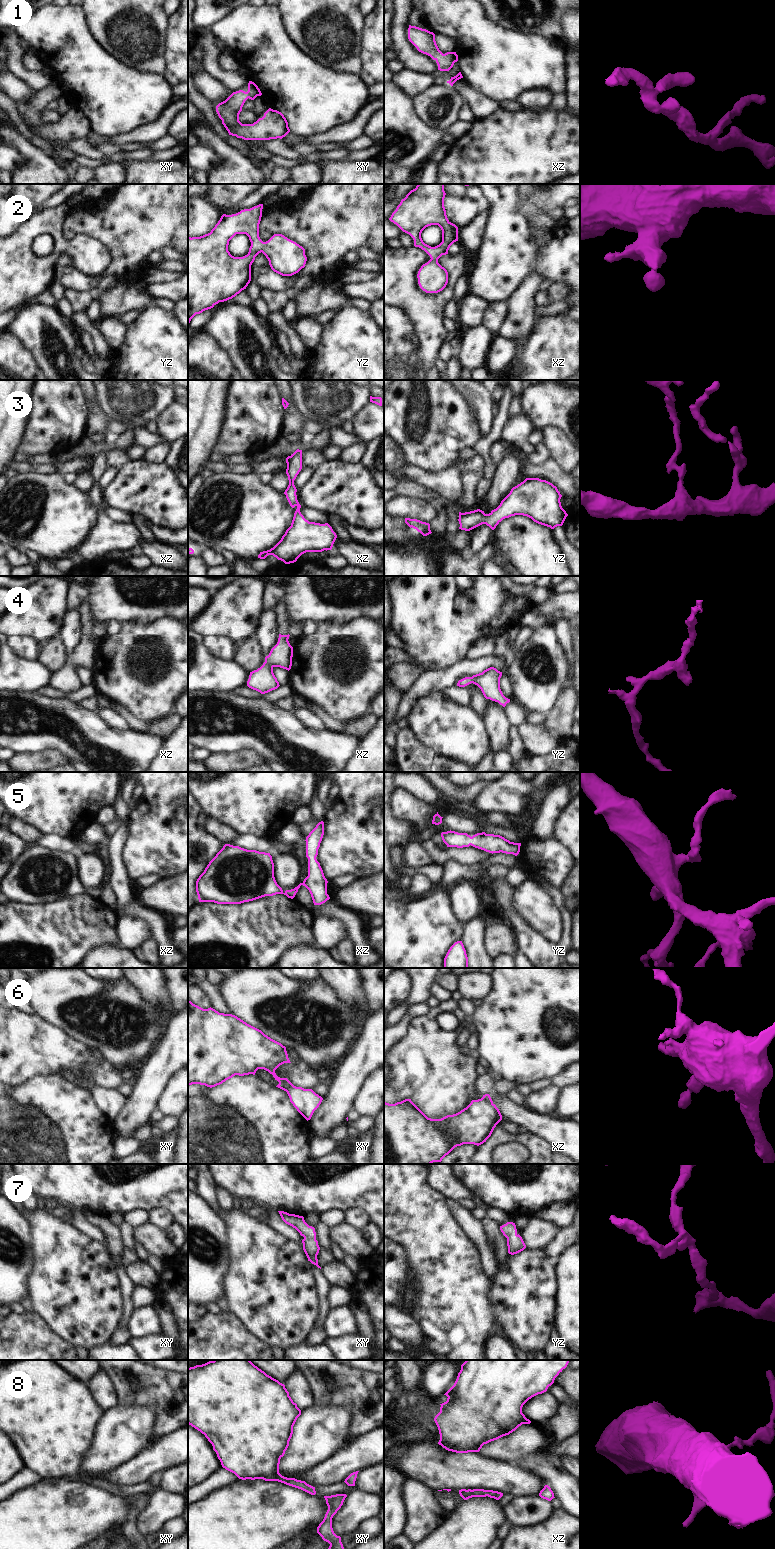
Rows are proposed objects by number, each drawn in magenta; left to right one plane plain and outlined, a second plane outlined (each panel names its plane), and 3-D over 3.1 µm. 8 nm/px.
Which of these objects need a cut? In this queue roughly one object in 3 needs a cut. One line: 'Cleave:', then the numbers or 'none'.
Cleave: 6

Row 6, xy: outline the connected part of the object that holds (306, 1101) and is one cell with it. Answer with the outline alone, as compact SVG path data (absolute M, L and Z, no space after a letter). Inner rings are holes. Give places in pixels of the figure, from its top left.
M294 1085L289 1087L286 1092L290 1098L290 1102L307 1121L311 1119L314 1111L323 1100L312 1089L304 1089Z

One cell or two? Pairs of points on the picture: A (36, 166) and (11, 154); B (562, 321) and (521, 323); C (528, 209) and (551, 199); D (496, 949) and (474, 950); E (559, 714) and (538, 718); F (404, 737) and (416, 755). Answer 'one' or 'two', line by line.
A: two
B: two
C: one
D: two
E: two
F: one

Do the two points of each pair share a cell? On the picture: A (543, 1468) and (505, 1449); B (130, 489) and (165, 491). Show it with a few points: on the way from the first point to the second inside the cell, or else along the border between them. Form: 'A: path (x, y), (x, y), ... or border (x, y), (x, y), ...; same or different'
A: path (534, 1459), (524, 1449), (514, 1449); same
B: path (139, 489), (141, 491), (156, 491); same

